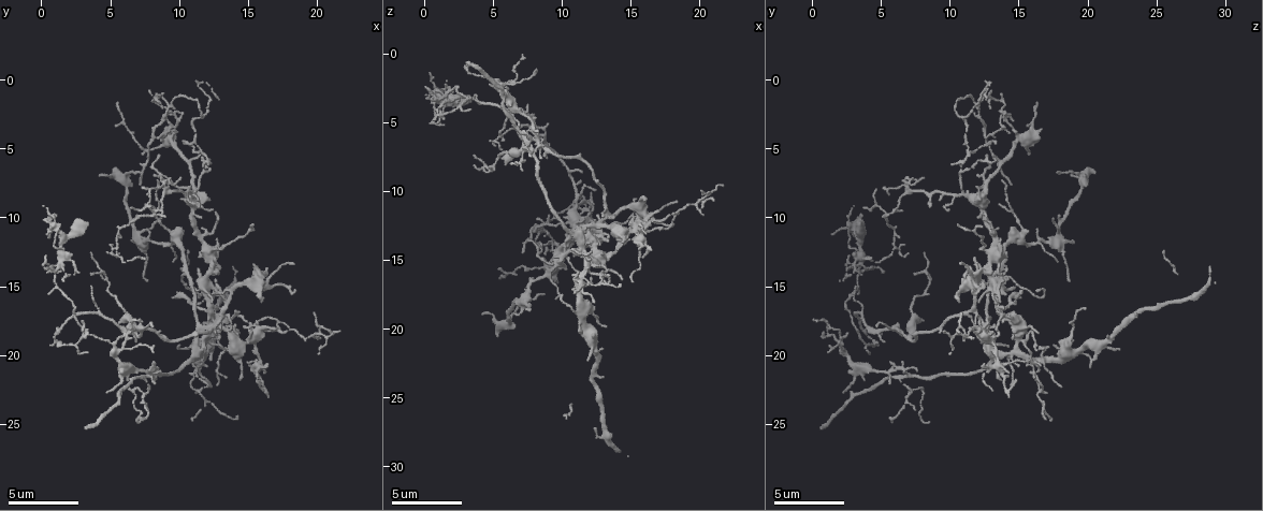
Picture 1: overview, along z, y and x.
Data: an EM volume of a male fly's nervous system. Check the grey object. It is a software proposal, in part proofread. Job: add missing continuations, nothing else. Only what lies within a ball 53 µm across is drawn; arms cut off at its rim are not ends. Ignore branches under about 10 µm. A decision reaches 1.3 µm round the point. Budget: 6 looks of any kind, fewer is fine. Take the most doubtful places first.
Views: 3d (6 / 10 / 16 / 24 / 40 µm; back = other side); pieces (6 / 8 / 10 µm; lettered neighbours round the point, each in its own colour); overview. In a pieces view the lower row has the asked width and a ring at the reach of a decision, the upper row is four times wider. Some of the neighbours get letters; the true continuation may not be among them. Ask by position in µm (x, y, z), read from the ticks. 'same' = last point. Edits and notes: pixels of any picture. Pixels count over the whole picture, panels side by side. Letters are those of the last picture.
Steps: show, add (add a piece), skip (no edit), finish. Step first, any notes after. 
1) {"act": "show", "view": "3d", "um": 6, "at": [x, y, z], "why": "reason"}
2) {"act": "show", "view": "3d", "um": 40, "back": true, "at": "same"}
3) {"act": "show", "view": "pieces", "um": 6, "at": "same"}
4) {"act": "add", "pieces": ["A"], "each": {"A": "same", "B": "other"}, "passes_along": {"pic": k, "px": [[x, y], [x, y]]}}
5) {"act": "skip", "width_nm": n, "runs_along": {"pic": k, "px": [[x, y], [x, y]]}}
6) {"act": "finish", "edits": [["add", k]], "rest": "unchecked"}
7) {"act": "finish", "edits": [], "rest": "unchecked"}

{"act": "show", "view": "pieces", "um": 8, "at": [9.6, 15.6, 14.8], "why": "branch stops here"}

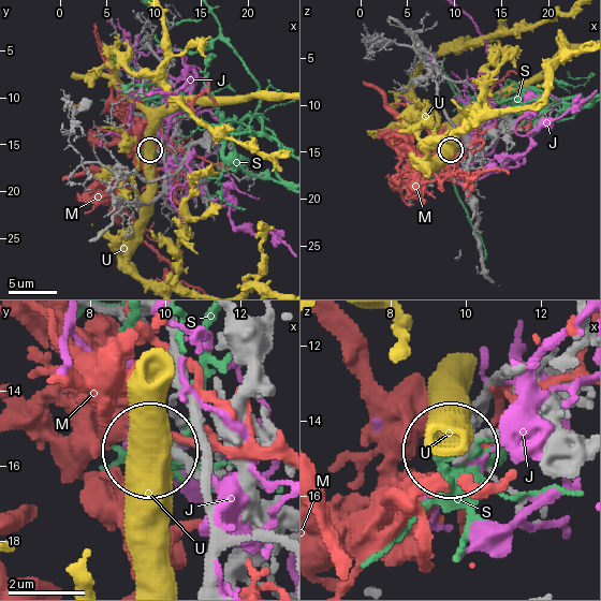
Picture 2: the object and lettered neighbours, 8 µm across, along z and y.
{"act": "skip", "width_nm": 240, "each": {"J": "other", "M": "other", "S": "other", "U": "other"}, "found": "none of them fits"}

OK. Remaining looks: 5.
{"act": "show", "view": "3d", "um": 6, "at": [20.0, 19.8, 10.2], "why": "an open end"}

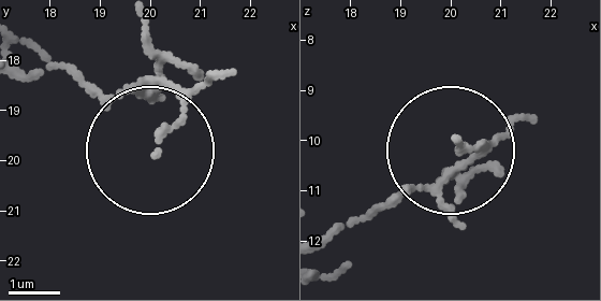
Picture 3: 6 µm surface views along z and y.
{"act": "show", "view": "pieces", "um": 10, "at": [20.15, 19.70, 10.05], "why": "what lies round it"}

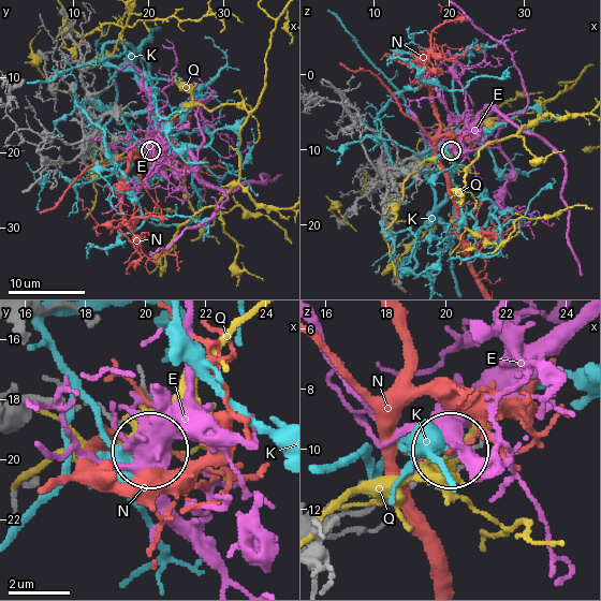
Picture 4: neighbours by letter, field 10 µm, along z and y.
{"act": "skip", "width_nm": 130, "each": {"E": "other", "K": "other", "N": "other", "Q": "other"}, "found": "no lettered piece goes on from it"}

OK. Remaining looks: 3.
{"act": "show", "view": "pieces", "um": 10, "at": [7.6, 13.0, 4.0], "why": "free end"}

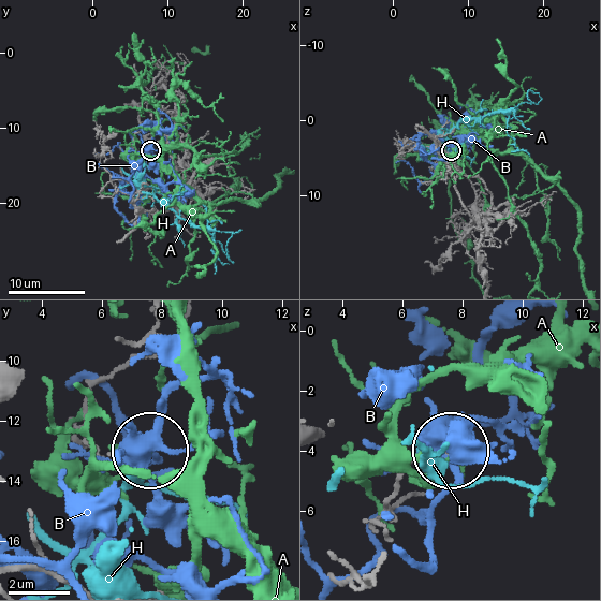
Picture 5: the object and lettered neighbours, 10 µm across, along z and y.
{"act": "skip", "each": {"A": "other", "B": "other", "H": "other"}, "found": "no lettered piece goes on from it"}

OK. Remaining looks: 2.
{"act": "finish", "edits": [], "rest": "unchecked"}

